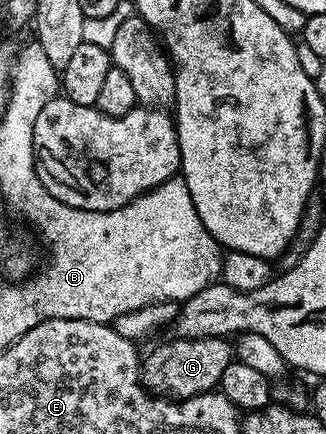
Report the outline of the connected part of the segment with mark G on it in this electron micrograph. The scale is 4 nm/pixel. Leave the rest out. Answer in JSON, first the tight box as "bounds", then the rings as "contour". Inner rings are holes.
{"bounds":[140,337,234,400],"contour":[[[173,337],[172,342],[164,342],[156,346],[152,354],[145,353],[140,364],[140,381],[149,392],[179,400],[182,398],[193,398],[199,394],[206,394],[215,391],[222,380],[222,372],[226,364],[234,361],[234,346],[228,338],[177,338]]]}

